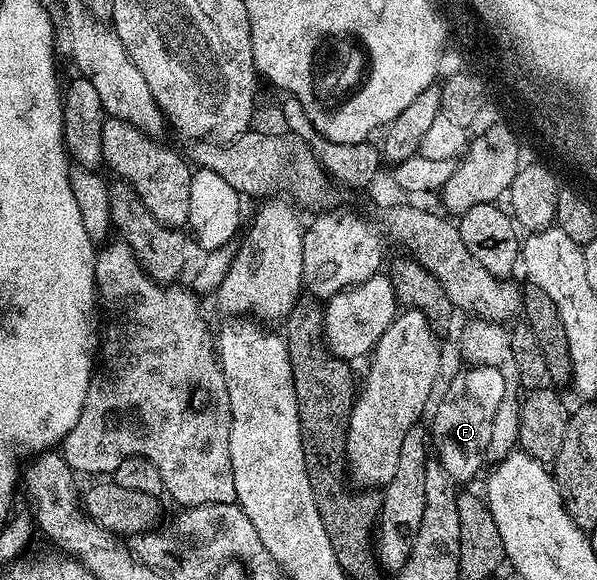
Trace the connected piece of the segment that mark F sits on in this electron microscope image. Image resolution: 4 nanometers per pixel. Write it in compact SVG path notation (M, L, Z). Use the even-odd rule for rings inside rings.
M463 366L463 371L451 381L434 411L434 424L428 427L432 447L438 450L437 462L442 464L455 484L466 485L482 467L482 458L487 458L492 441L494 408L507 398L507 376L499 367ZM482 395L490 395L485 399Z

